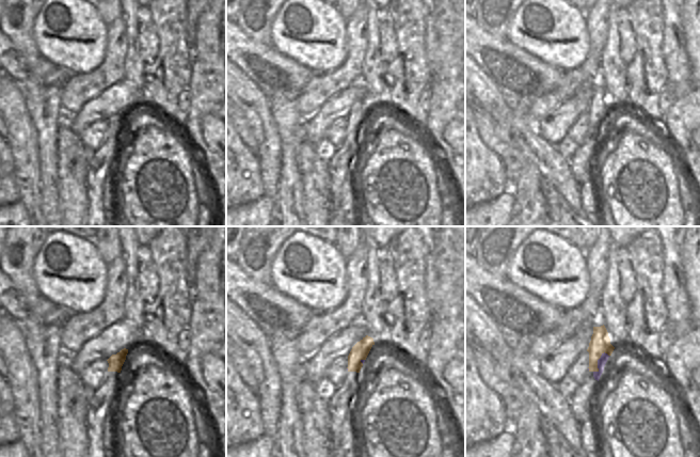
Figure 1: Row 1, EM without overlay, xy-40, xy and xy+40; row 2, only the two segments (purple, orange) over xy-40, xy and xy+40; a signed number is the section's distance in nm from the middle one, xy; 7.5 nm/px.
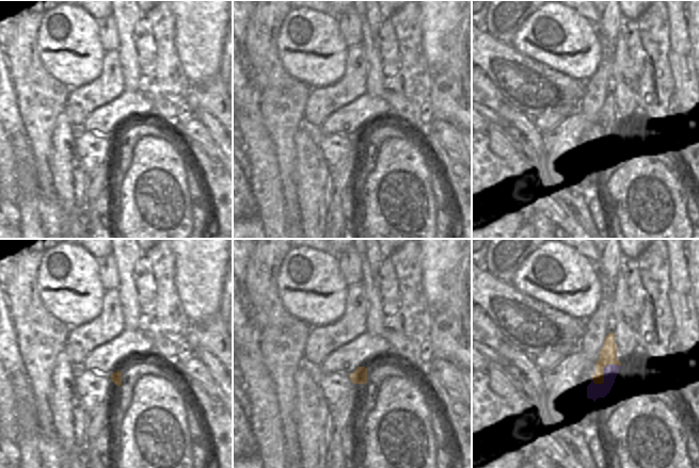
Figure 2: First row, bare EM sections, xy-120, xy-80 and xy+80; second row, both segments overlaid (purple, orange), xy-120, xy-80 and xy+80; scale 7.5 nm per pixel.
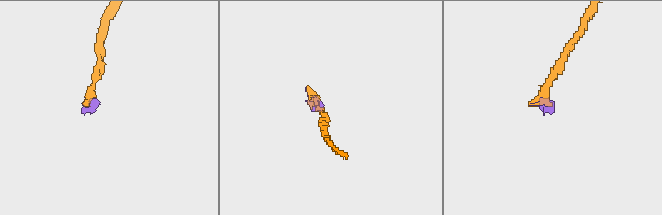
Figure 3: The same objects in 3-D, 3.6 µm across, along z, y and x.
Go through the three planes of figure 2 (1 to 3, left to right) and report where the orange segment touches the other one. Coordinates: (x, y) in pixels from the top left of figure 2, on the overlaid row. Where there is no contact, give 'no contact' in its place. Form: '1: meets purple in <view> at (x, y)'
1: no contact
2: no contact
3: meets purple in xy+80 at (604, 372)

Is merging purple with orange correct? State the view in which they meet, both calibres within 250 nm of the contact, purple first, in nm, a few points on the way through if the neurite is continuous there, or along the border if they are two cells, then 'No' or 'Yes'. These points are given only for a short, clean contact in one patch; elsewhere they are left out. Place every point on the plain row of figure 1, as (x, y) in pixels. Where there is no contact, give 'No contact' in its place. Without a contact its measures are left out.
Touches purple in xy+40. Thickness 70 nm (purple) against 150 nm. Boundary: xy+40 (606, 113), (598, 121), (598, 130), (593, 132). No.

